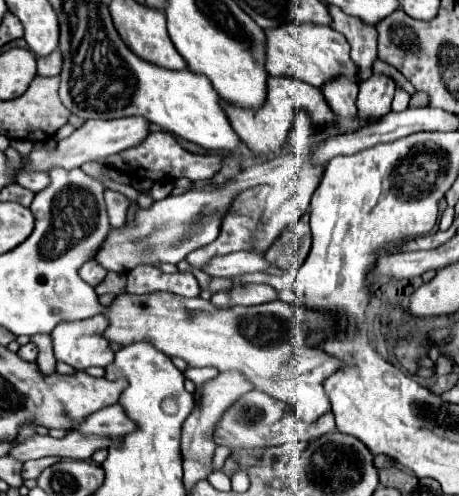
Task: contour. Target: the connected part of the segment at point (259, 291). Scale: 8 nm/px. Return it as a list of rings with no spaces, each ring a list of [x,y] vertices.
[[[249,284],[233,288],[229,292],[217,292],[211,298],[215,308],[233,308],[233,306],[257,306],[277,300],[277,290],[269,284]]]

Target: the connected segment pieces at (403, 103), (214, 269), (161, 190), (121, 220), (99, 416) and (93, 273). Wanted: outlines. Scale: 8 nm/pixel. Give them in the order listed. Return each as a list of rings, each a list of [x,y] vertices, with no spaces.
[[[395,90],[395,98],[393,98],[393,110],[395,112],[403,112],[409,108],[409,94],[405,90]]]
[[[231,252],[225,256],[211,258],[201,270],[209,276],[223,276],[223,278],[233,278],[241,276],[247,272],[265,272],[271,268],[271,264],[253,252]]]
[[[155,182],[153,184],[153,188],[151,188],[151,196],[153,196],[153,200],[163,200],[163,198],[167,198],[169,194],[173,192],[173,184],[161,184],[161,182]]]
[[[107,190],[105,192],[105,204],[107,204],[107,214],[109,214],[109,222],[113,228],[123,226],[127,220],[127,208],[129,208],[129,198],[123,196],[121,192],[115,190]]]
[[[113,404],[109,408],[97,410],[91,414],[81,426],[79,432],[99,434],[99,436],[123,436],[137,428],[137,424],[125,414],[121,404]]]
[[[89,260],[89,262],[85,262],[85,264],[79,268],[79,276],[81,276],[89,286],[95,288],[97,284],[101,284],[101,280],[105,280],[107,270],[101,270],[101,266],[97,266],[97,262]]]

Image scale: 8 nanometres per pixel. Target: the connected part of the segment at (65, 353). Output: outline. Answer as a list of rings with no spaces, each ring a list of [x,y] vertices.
[[[99,314],[77,322],[59,322],[51,336],[55,358],[73,366],[75,370],[85,370],[89,366],[109,366],[115,352],[109,340],[103,336],[109,320]]]

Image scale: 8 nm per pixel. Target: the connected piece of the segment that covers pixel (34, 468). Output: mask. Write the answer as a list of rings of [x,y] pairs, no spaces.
[[[39,458],[39,460],[29,460],[29,462],[25,462],[23,464],[23,468],[21,468],[21,476],[23,476],[23,480],[27,480],[27,478],[37,478],[47,466],[53,466],[55,462],[59,462],[61,458]]]

